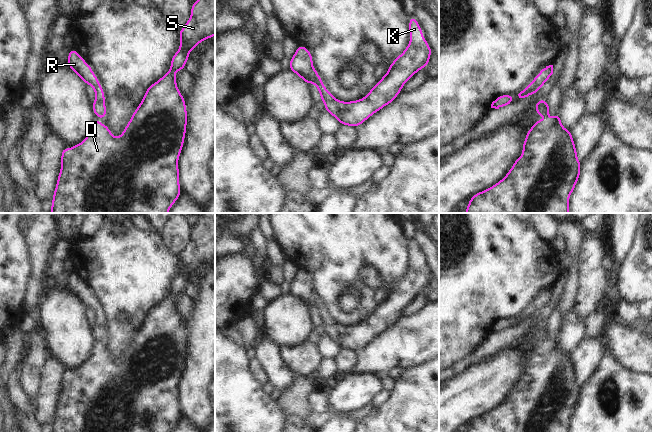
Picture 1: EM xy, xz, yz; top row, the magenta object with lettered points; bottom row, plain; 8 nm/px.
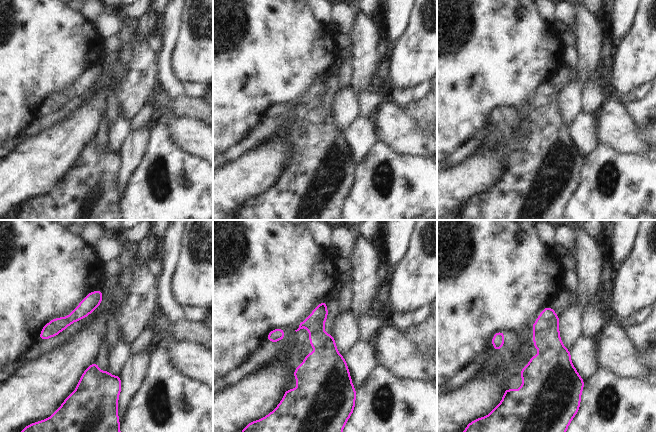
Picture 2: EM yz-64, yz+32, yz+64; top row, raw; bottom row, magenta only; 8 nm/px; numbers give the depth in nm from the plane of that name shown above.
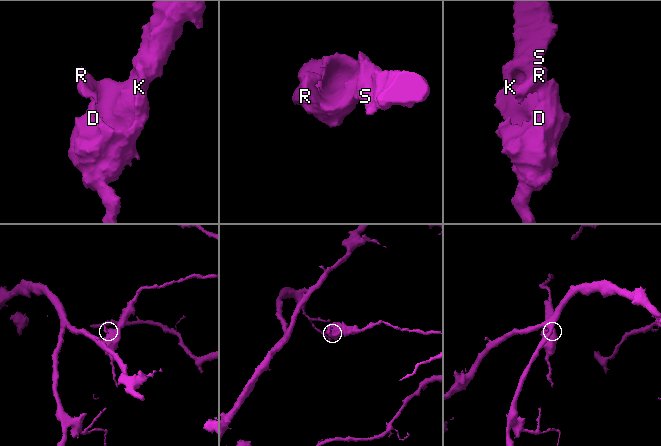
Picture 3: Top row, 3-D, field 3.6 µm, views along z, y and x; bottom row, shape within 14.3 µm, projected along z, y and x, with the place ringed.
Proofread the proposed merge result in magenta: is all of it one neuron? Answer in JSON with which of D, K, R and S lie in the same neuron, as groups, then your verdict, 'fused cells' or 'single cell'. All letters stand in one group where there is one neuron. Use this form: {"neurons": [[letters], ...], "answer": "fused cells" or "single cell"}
{"neurons": [["D", "K", "R", "S"]], "answer": "single cell"}

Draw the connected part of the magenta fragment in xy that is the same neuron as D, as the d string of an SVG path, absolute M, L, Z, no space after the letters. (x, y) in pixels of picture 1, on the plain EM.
M199 213L200 223L191 228L190 243L185 247L183 252L178 256L181 263L178 275L171 281L171 290L169 295L164 298L157 306L151 308L142 324L133 336L129 346L125 350L120 361L114 361L110 352L106 348L100 348L98 344L93 344L90 356L86 359L85 364L71 372L61 374L61 393L57 401L57 407L53 417L51 432L171 432L181 419L181 410L179 408L179 381L184 370L184 363L187 353L187 331L184 320L177 311L175 297L184 294L189 284L189 276L194 275L195 271L206 263L211 263L215 259L215 213Z

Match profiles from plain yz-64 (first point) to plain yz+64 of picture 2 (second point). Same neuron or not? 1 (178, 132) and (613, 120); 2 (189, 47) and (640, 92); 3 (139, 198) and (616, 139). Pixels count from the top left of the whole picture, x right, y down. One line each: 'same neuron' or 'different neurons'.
1: same neuron
2: different neurons
3: different neurons

